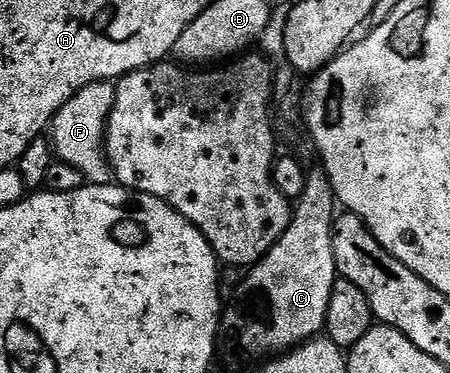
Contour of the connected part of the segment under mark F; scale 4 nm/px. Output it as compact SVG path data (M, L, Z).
M91 82L82 88L56 113L50 123L50 141L55 157L61 163L72 165L92 184L108 184L114 175L106 157L108 117L116 100L116 88L112 82Z

